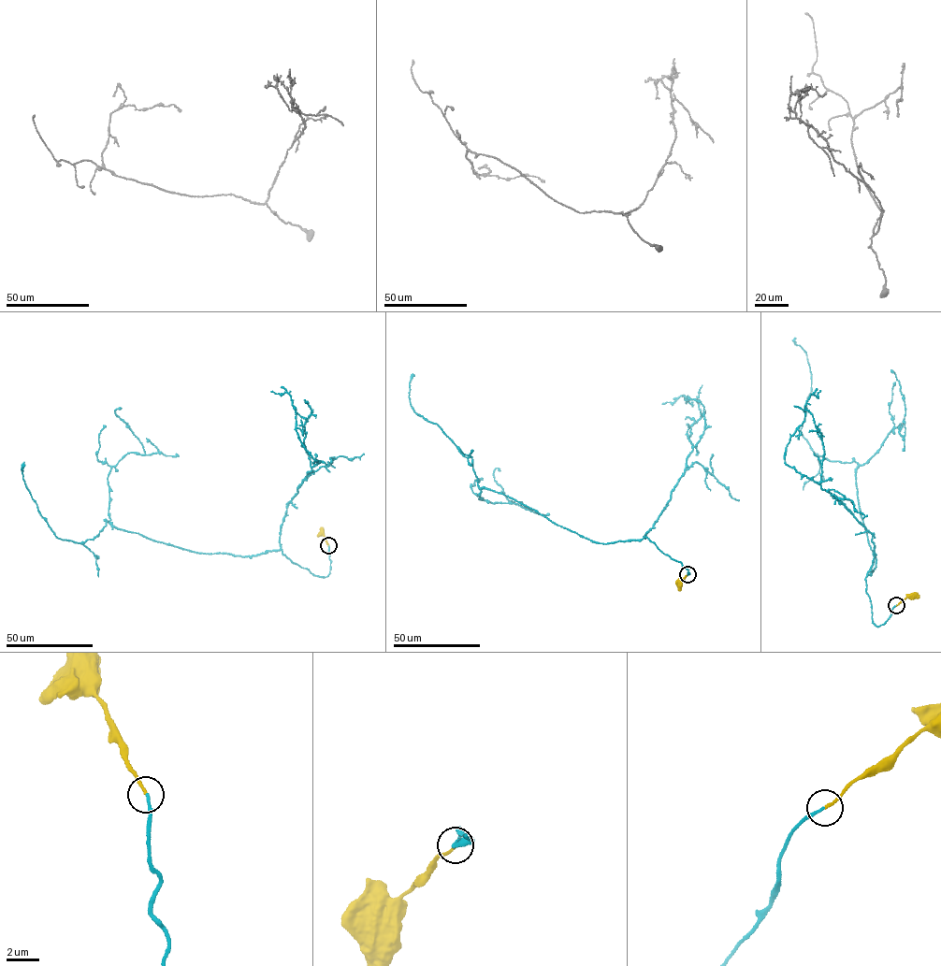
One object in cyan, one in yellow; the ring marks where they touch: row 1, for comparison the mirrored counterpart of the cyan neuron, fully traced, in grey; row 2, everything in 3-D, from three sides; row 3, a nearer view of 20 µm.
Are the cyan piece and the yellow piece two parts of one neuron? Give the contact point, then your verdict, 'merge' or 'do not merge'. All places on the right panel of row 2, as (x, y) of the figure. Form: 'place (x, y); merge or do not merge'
place (896, 605); merge

